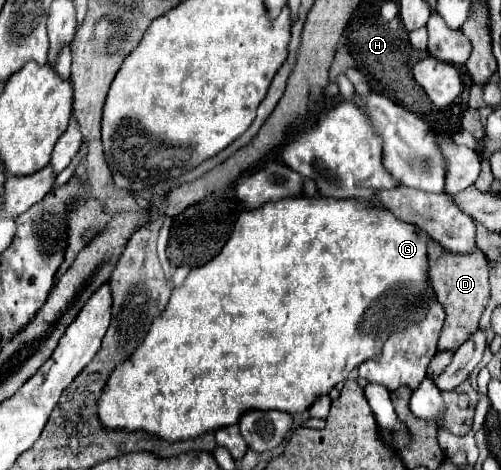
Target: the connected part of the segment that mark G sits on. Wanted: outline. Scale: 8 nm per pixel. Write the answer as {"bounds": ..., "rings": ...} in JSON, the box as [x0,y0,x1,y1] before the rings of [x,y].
{"bounds":[98,196,430,442],"rings":[[[298,196],[284,198],[276,202],[266,202],[256,210],[242,212],[234,224],[230,240],[222,248],[222,252],[210,260],[206,266],[190,270],[186,282],[180,288],[172,290],[170,302],[162,316],[154,318],[144,342],[136,348],[130,362],[118,366],[112,372],[106,390],[98,402],[98,416],[108,428],[124,428],[124,430],[146,430],[162,436],[168,442],[196,438],[204,432],[218,430],[222,426],[236,424],[240,414],[246,410],[282,410],[290,414],[304,412],[316,396],[328,394],[338,382],[346,380],[348,374],[358,368],[366,360],[378,358],[386,338],[406,326],[418,324],[426,318],[430,276],[428,276],[428,242],[426,232],[414,224],[398,220],[390,210],[366,206],[362,200],[336,200],[326,196]]]}

